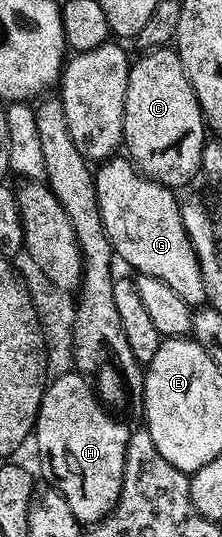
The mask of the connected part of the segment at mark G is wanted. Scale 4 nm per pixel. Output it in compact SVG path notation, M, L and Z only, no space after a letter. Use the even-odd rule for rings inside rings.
M127 157L105 159L97 167L94 178L98 207L106 207L106 196L114 197L114 207L110 217L108 213L104 226L109 243L119 250L132 243L132 259L140 263L139 274L166 281L166 285L170 285L170 289L174 289L174 293L178 293L178 297L185 299L189 305L203 304L206 299L204 273L186 229L180 223L180 209L178 199L172 196L175 195L173 188L142 175ZM113 227L121 230L121 237L117 241Z

